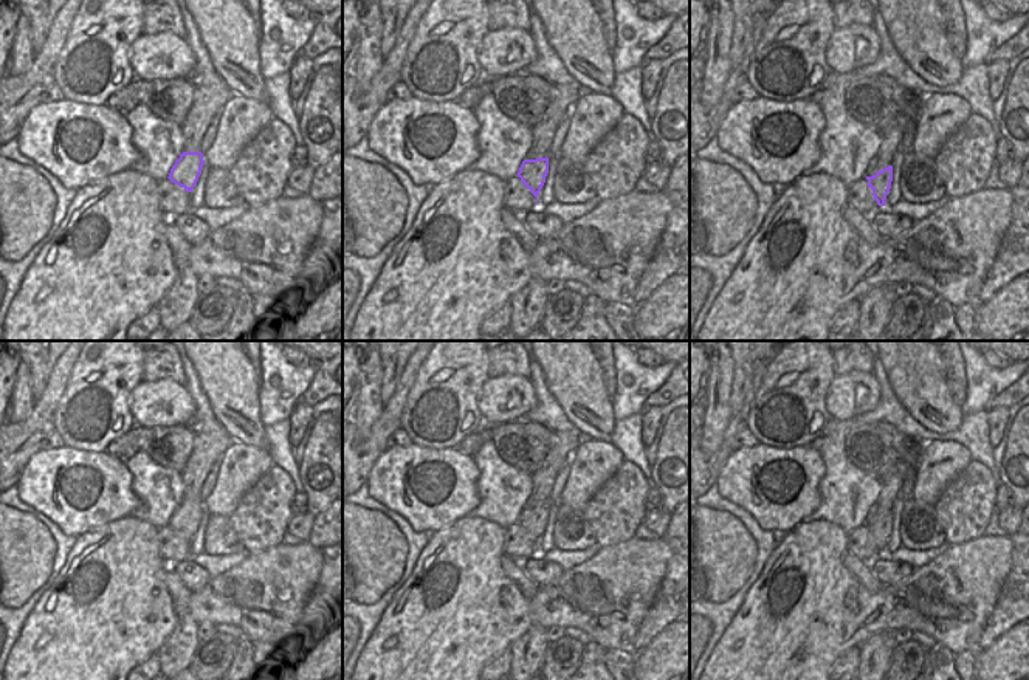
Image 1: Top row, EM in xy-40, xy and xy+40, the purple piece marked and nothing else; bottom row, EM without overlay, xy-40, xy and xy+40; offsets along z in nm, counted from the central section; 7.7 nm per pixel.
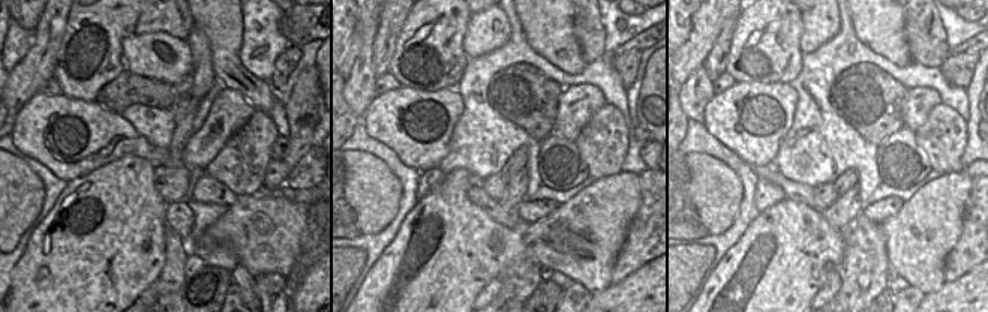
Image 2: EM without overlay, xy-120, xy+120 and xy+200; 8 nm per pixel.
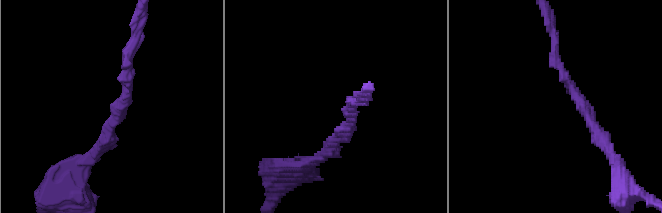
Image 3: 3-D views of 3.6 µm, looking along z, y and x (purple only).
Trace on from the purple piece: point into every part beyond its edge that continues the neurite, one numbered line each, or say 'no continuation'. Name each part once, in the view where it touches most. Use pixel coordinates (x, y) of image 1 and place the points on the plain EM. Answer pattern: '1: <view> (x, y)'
no continuation

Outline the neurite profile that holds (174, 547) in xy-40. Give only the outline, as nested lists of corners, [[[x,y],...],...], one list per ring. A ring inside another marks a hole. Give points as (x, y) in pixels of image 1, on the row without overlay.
[[[163,525],[158,528],[158,548],[160,556],[169,565],[175,565],[191,556],[191,539],[172,530],[169,525]]]

